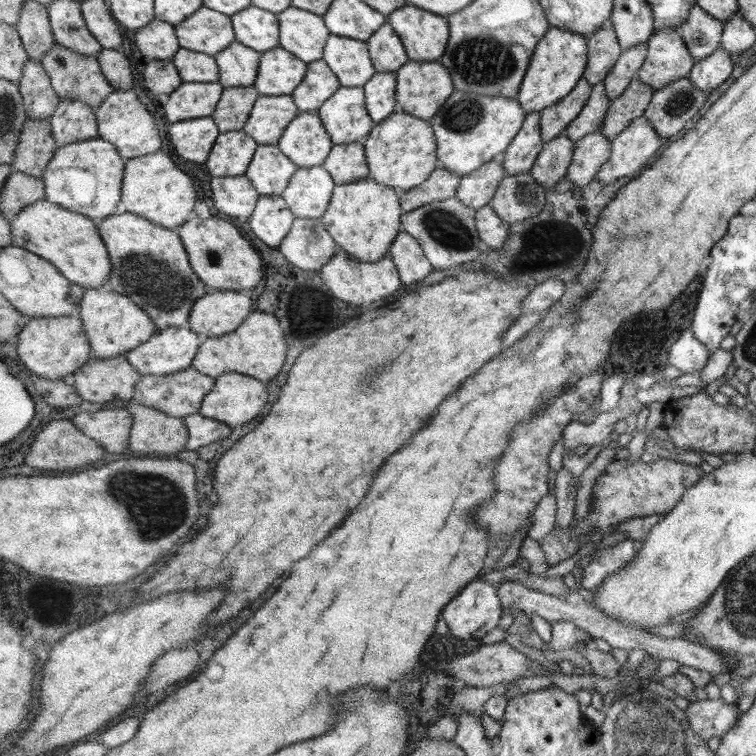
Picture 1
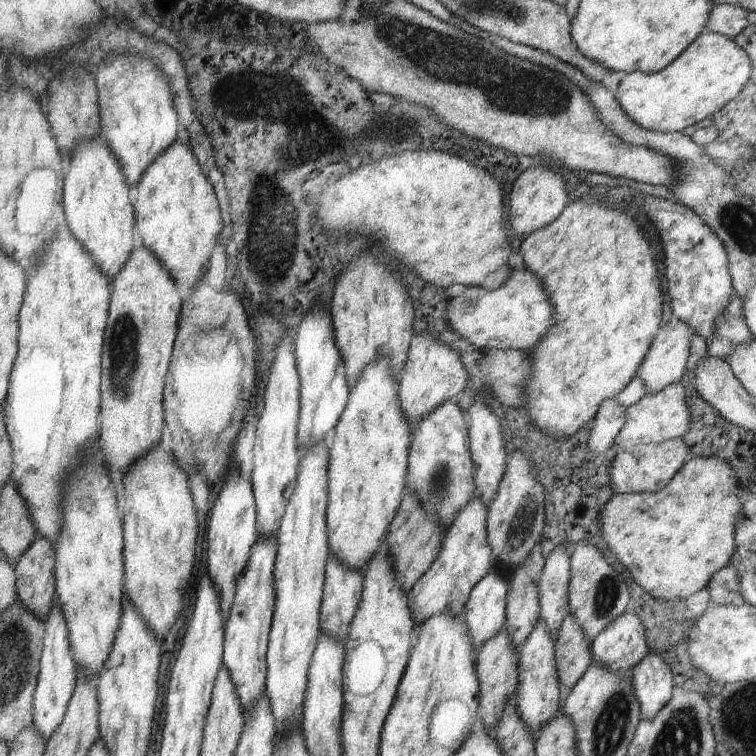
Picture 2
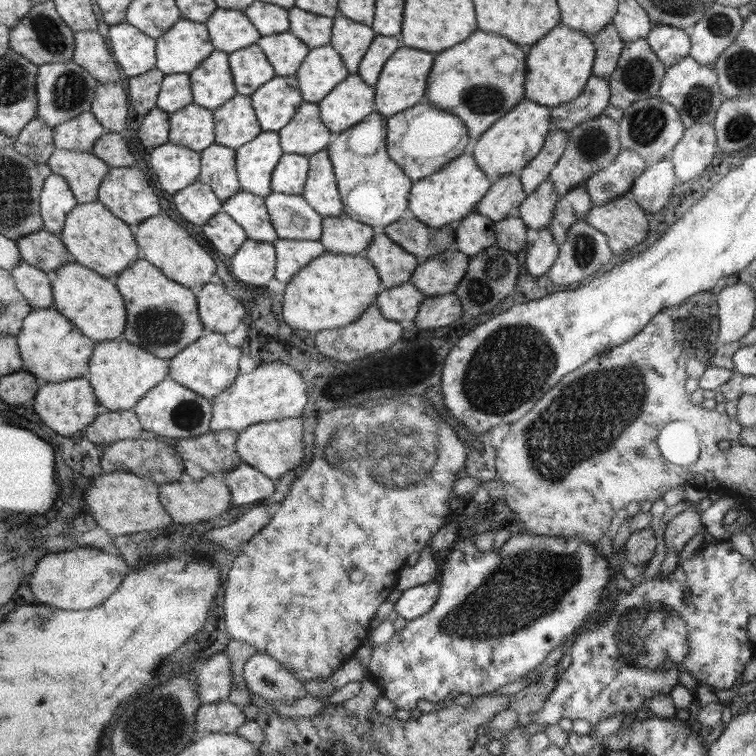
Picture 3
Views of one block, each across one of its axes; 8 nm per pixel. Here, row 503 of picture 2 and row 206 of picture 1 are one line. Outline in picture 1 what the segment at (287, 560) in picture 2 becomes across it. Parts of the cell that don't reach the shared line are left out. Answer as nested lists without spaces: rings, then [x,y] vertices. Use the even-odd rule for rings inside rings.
[[[323,165],[300,167],[282,194],[297,218],[321,219],[331,204],[336,184]]]

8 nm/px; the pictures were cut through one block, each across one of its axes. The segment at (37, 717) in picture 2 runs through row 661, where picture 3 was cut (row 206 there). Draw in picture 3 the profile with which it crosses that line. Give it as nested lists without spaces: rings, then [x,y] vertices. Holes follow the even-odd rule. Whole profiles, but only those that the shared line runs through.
[[[57,173],[51,174],[40,197],[44,229],[61,237],[67,217],[79,203],[67,179]]]

